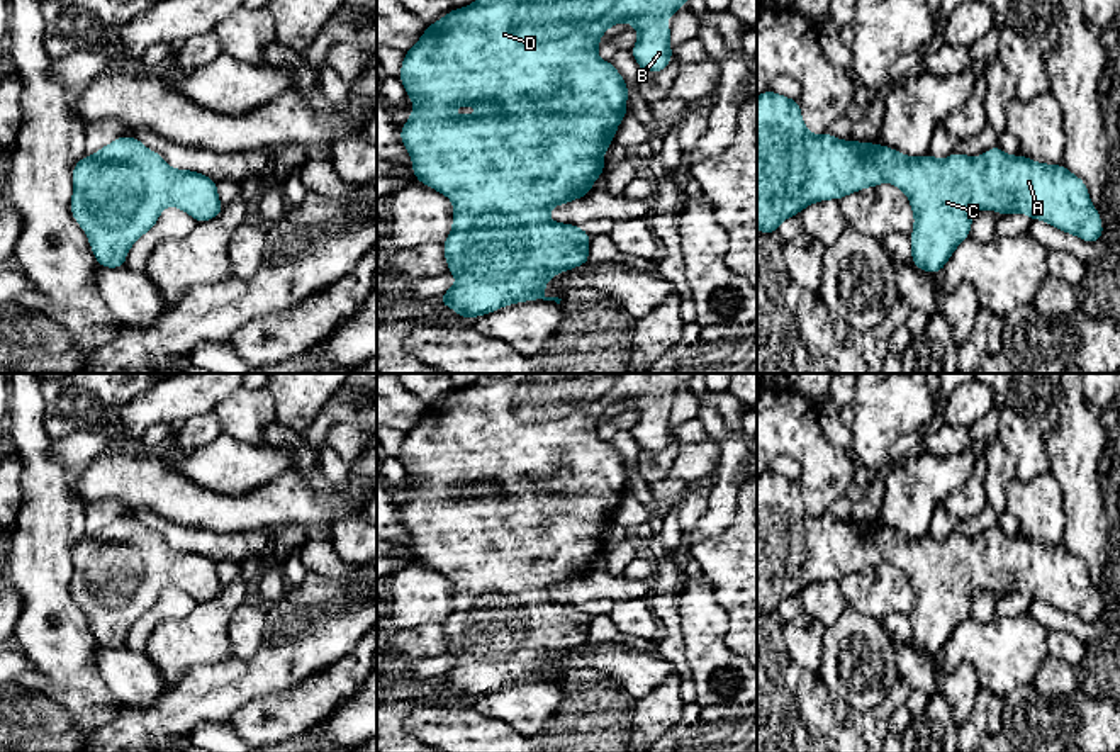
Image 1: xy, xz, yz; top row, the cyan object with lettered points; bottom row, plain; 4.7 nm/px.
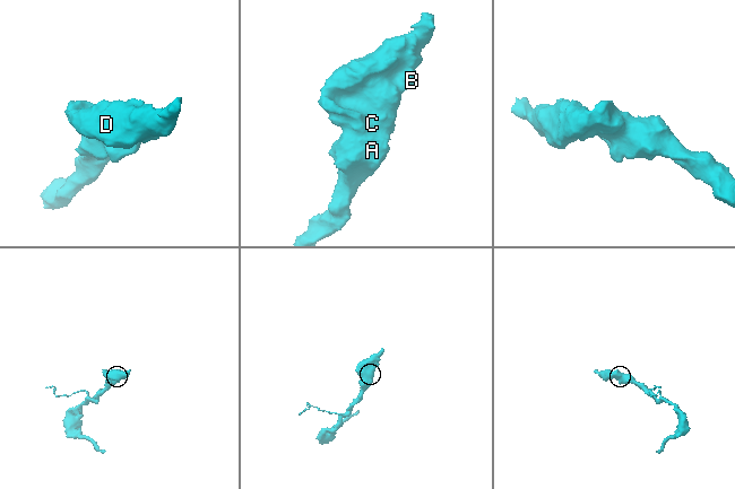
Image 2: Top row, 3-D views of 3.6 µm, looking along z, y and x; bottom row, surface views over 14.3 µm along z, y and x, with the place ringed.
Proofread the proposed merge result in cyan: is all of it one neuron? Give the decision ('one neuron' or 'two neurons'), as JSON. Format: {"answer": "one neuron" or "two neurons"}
{"answer": "one neuron"}

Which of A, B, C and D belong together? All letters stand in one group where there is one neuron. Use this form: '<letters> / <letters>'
A B C D

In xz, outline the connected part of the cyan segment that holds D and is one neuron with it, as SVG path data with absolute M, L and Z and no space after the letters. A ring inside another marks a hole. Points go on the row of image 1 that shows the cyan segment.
M475 0L463 8L453 8L450 14L426 27L426 32L419 37L417 44L406 51L399 80L406 87L416 109L409 121L402 124L400 143L406 146L412 158L414 177L451 199L455 216L451 219L453 231L443 243L443 253L446 256L450 273L458 277L458 282L440 297L440 306L451 307L463 319L479 317L487 312L494 312L504 306L518 304L523 300L555 300L558 297L545 297L543 289L546 282L558 272L572 270L575 267L589 263L589 243L591 238L584 229L575 224L560 224L548 219L548 210L558 204L577 200L592 192L594 180L606 173L602 154L609 148L614 132L628 112L626 95L630 87L618 73L613 63L597 58L597 46L601 36L618 22L631 22L631 29L640 32L638 42L630 49L641 71L662 71L672 61L672 48L669 36L672 24L662 24L662 17L674 17L680 5L687 5L689 0ZM455 105L480 105L484 110L477 115L453 117L451 109Z

